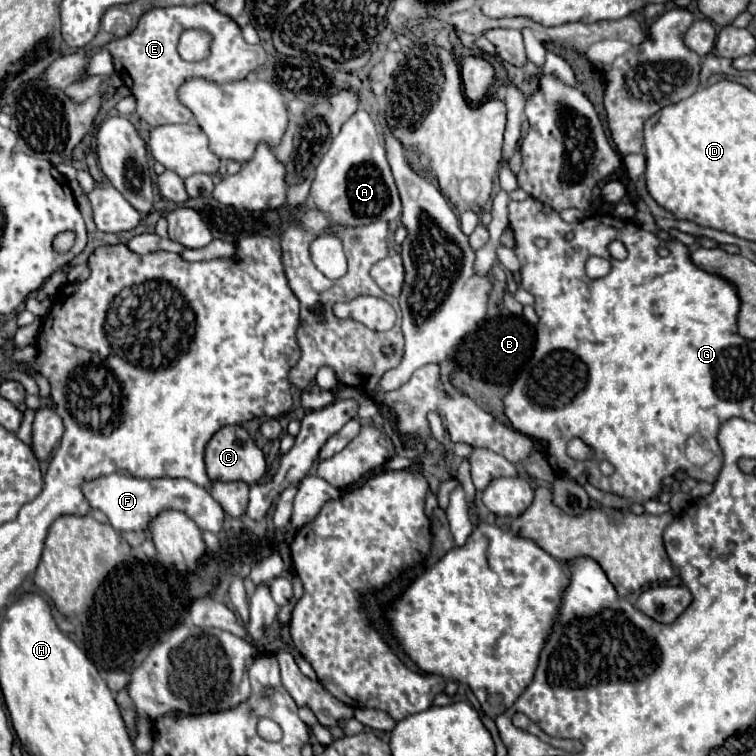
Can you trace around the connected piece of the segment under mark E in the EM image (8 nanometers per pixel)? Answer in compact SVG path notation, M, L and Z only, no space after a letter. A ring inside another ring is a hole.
M210 3L200 5L172 5L172 7L152 7L142 13L136 29L122 37L112 39L108 49L114 57L114 67L124 85L132 91L138 103L138 117L150 127L160 127L168 123L190 123L194 119L192 111L184 107L178 99L178 89L184 81L202 77L212 83L230 83L240 81L254 69L266 63L266 51L260 45L248 45L242 37L238 23L220 13ZM186 29L200 29L210 33L210 55L202 61L184 61L178 55L178 39Z

